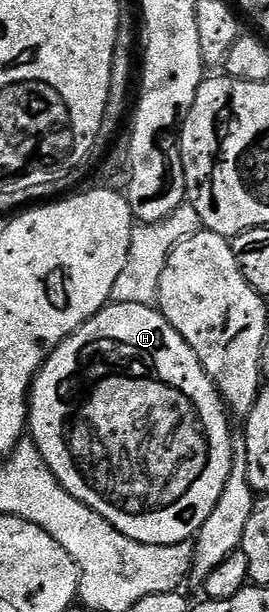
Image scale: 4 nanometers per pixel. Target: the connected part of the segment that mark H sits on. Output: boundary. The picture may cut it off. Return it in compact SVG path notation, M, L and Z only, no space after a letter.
M112 302L99 310L46 359L40 373L32 381L28 396L28 430L31 441L44 458L44 463L52 471L52 475L62 484L62 488L82 504L94 508L98 516L114 524L114 528L130 536L130 540L138 540L151 546L169 546L195 539L202 524L206 524L206 516L214 512L214 504L218 504L232 471L234 441L232 442L232 434L228 431L227 417L229 418L229 415L226 413L224 399L213 384L211 376L202 368L190 344L186 344L184 337L164 319L159 309L142 304Z

